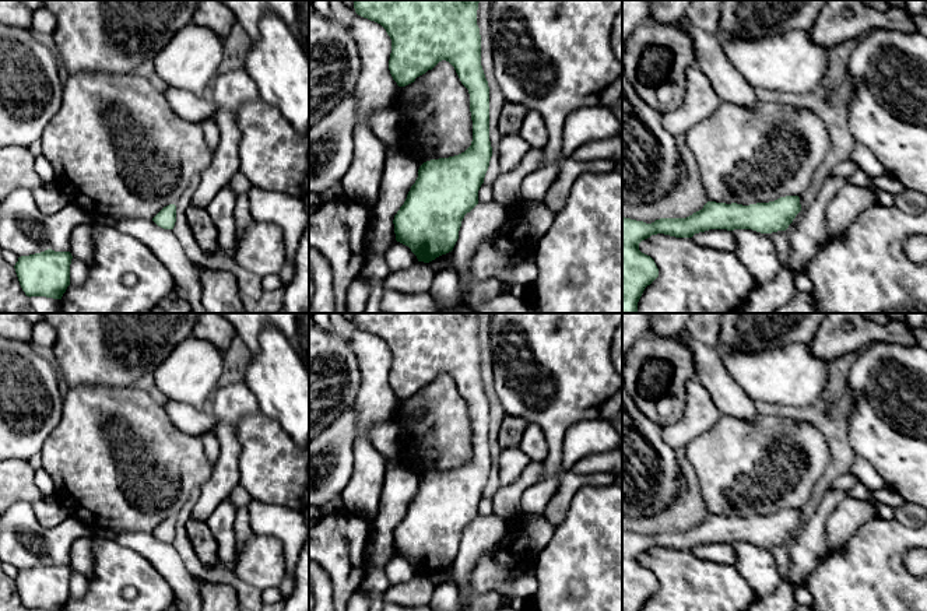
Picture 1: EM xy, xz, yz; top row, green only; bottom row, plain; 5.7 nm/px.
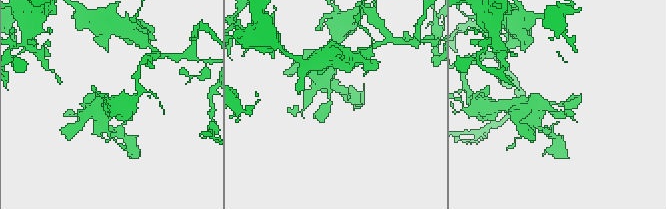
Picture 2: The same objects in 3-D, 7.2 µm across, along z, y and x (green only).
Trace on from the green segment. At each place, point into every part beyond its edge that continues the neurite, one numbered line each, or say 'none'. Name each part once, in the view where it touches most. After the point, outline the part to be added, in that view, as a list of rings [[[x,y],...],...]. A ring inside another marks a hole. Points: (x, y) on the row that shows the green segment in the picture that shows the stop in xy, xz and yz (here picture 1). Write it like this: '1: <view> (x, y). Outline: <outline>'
none

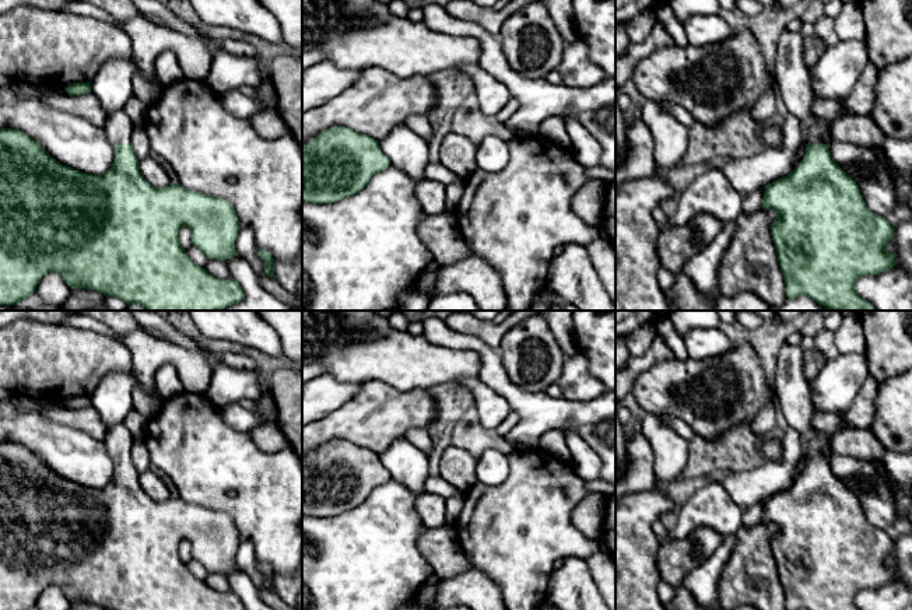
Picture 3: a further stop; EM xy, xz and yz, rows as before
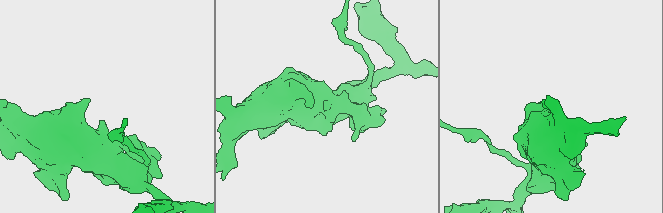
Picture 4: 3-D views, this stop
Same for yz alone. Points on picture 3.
1: yz (793, 79). Outline: [[[782,31],[778,39],[774,64],[776,85],[782,99],[793,116],[800,120],[804,144],[831,144],[829,120],[817,118],[813,108],[811,69],[804,63],[803,36],[797,32]]]

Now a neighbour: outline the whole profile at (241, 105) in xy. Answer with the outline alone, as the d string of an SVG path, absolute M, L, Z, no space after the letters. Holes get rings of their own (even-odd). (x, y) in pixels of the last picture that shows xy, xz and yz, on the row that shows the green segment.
M239 90L218 94L218 98L224 109L239 119L249 119L262 111L256 99Z

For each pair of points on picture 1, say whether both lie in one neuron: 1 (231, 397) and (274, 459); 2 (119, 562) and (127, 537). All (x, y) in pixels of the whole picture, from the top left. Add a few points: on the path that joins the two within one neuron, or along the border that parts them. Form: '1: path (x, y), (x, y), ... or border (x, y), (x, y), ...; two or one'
1: border (259, 411), (246, 415), (236, 425), (239, 449); two
2: border (98, 536), (115, 540), (137, 551), (151, 565); two

